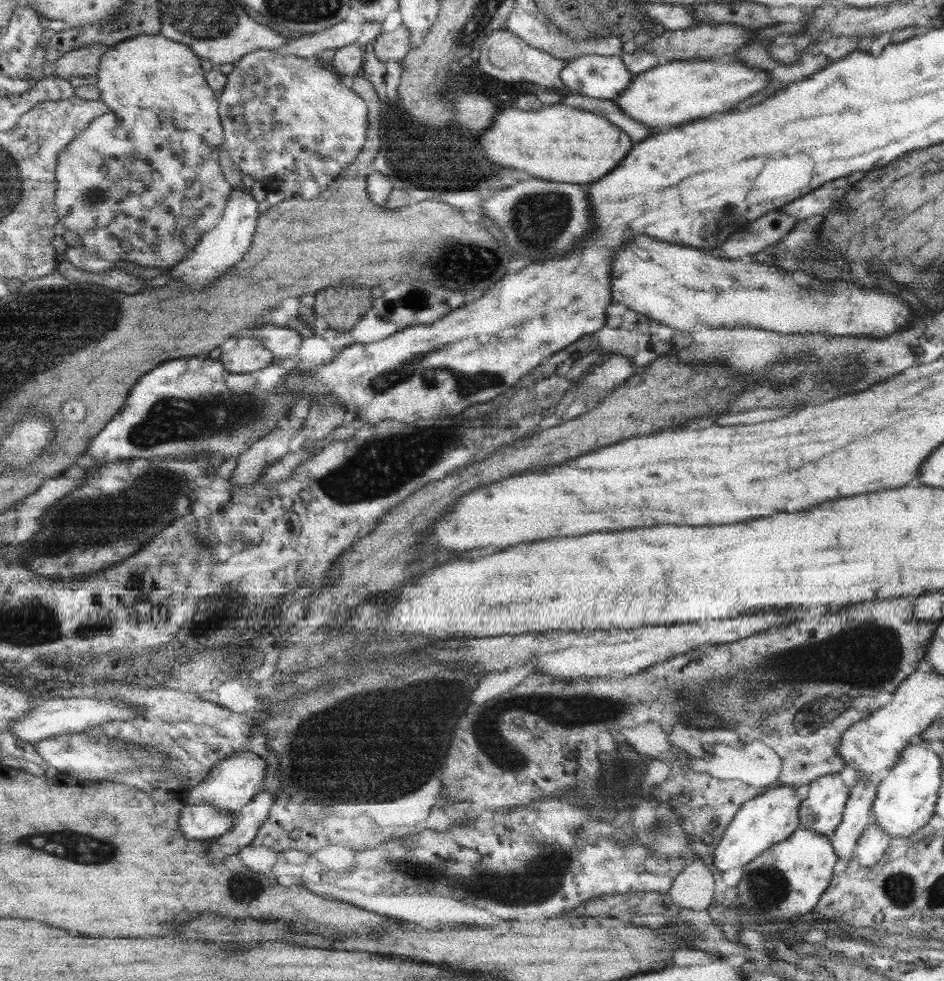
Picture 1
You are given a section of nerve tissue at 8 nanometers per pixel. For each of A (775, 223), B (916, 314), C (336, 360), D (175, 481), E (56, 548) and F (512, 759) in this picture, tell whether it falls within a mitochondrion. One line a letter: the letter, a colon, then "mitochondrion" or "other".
A: other
B: other
C: other
D: mitochondrion
E: mitochondrion
F: mitochondrion

